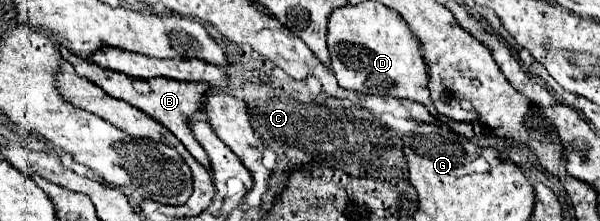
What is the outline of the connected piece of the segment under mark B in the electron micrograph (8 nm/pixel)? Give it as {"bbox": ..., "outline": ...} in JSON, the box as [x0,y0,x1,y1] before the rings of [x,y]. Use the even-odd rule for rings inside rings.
{"bbox":[61,47,213,169],"outline":[[[61,47],[61,55],[65,61],[69,61],[77,75],[89,79],[91,83],[95,83],[97,87],[101,87],[105,93],[109,93],[111,97],[115,99],[121,99],[121,101],[127,101],[129,105],[141,109],[143,113],[151,115],[155,121],[159,121],[161,125],[165,125],[185,147],[187,151],[203,165],[209,169],[209,157],[205,155],[205,149],[193,139],[193,135],[189,135],[189,123],[185,123],[185,119],[189,119],[189,115],[195,115],[195,113],[201,113],[201,107],[205,103],[205,95],[209,91],[213,91],[213,87],[209,85],[203,85],[203,83],[181,83],[181,81],[173,81],[173,79],[165,79],[165,77],[155,77],[151,81],[145,81],[147,87],[143,87],[143,81],[137,81],[135,79],[129,79],[127,75],[121,75],[117,71],[109,71],[109,69],[103,69],[95,63],[89,63],[87,59],[81,59],[73,53],[69,53],[65,47]]]}

